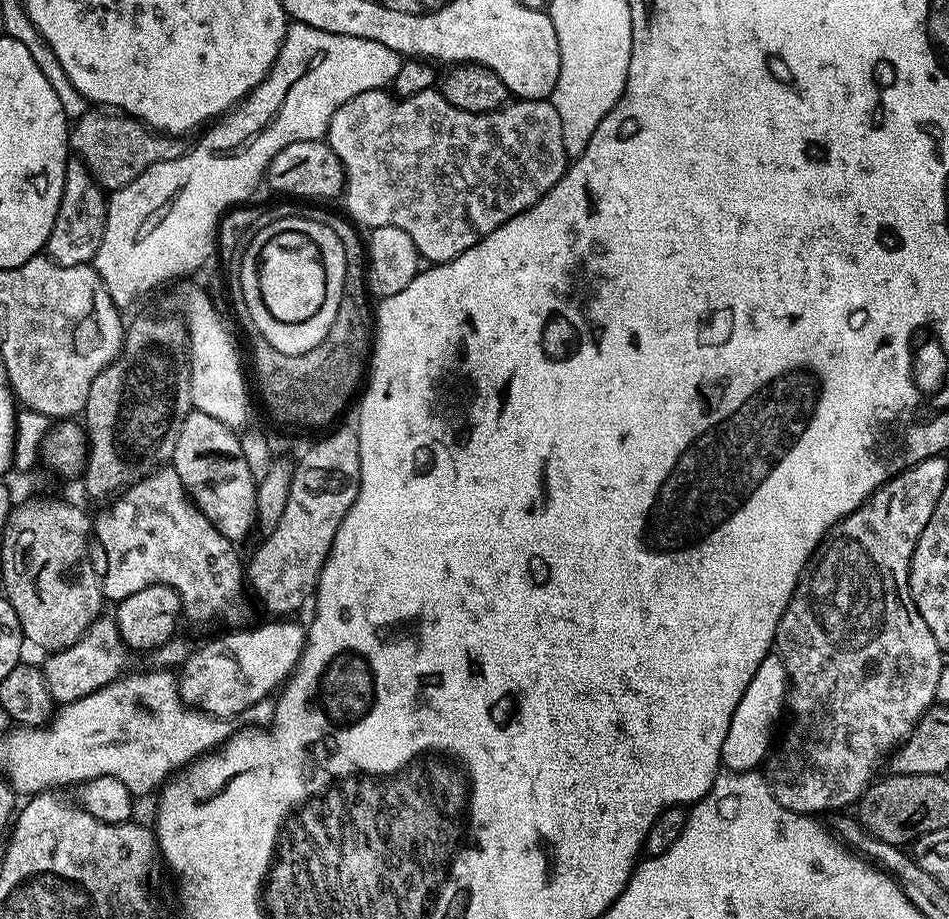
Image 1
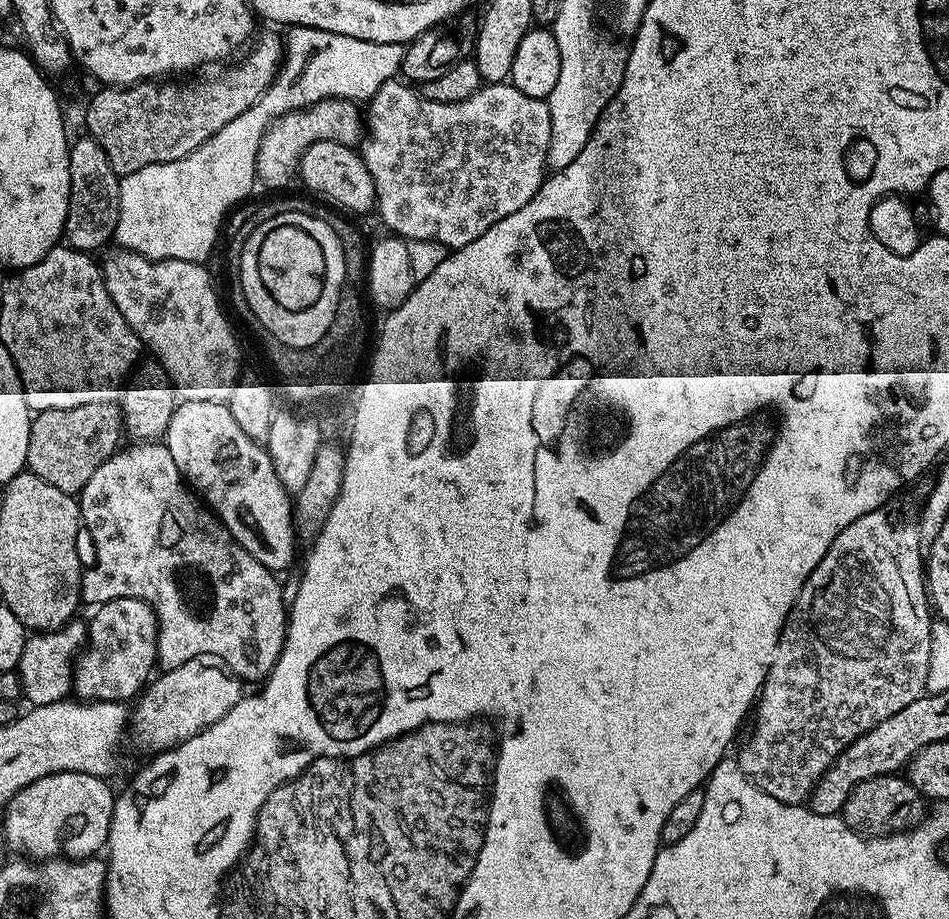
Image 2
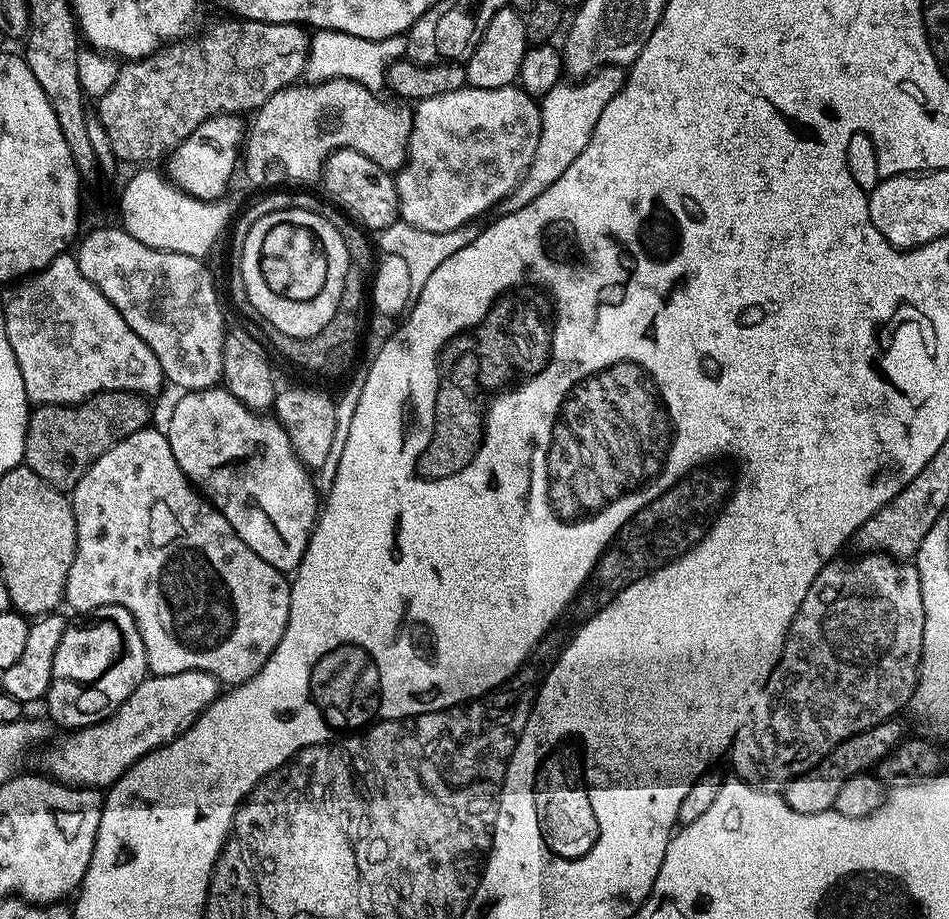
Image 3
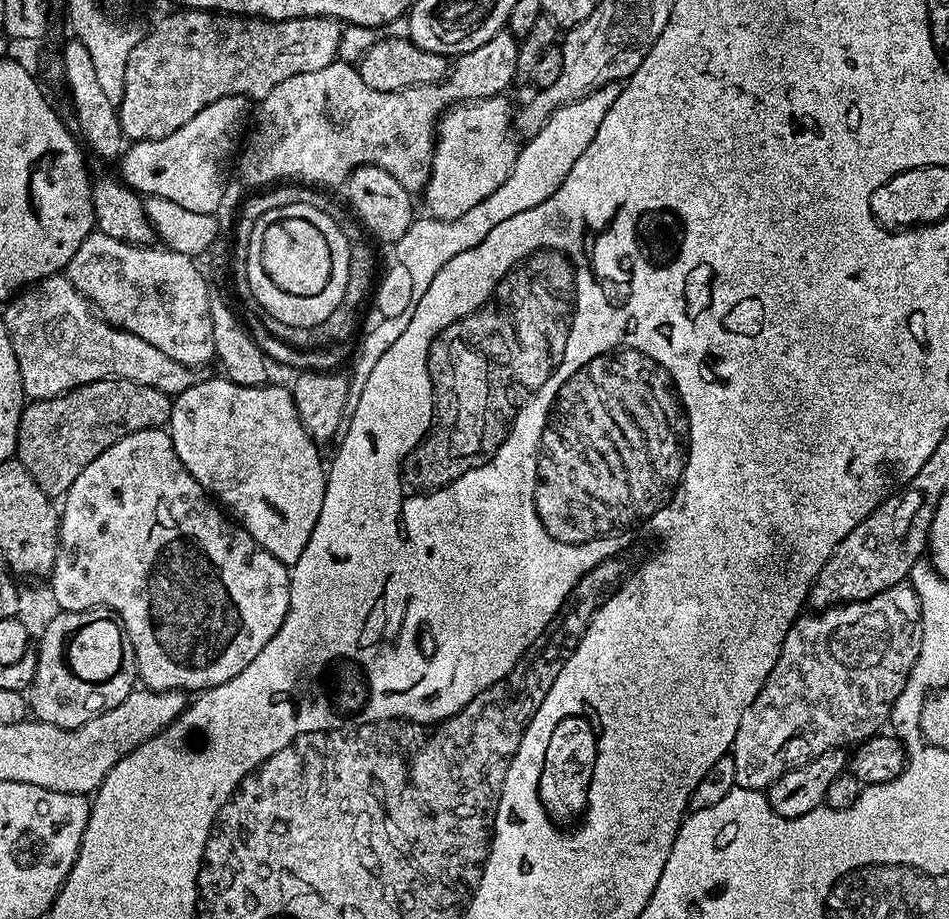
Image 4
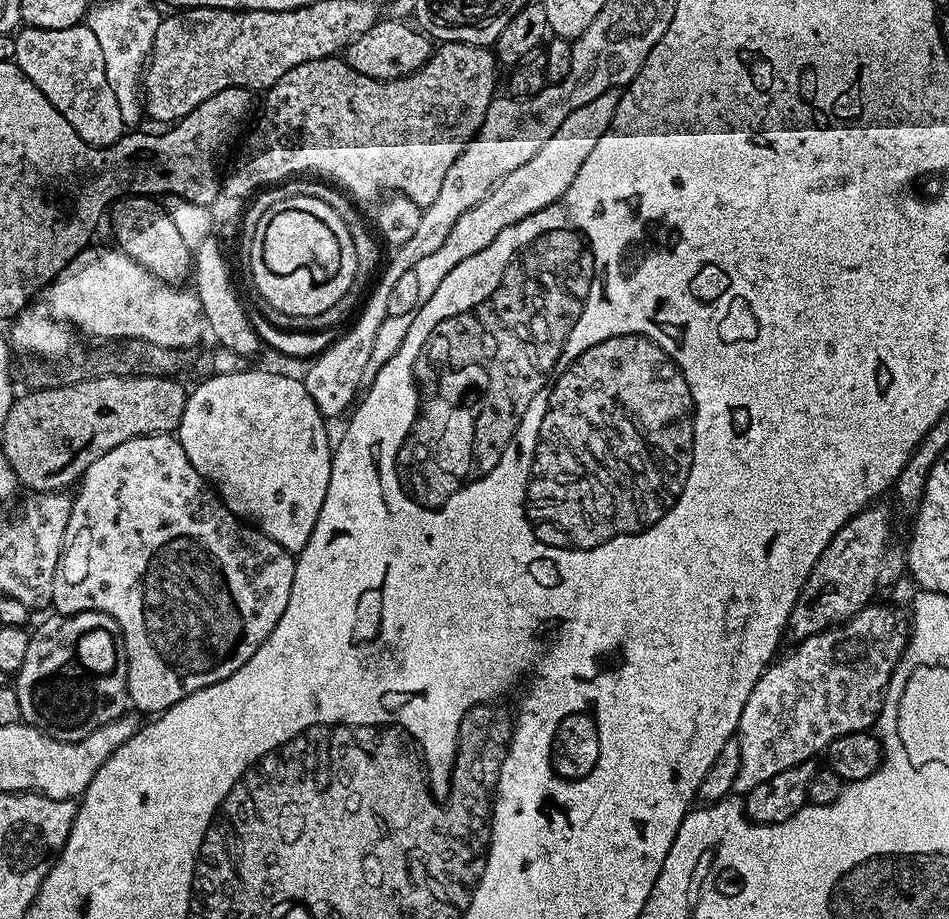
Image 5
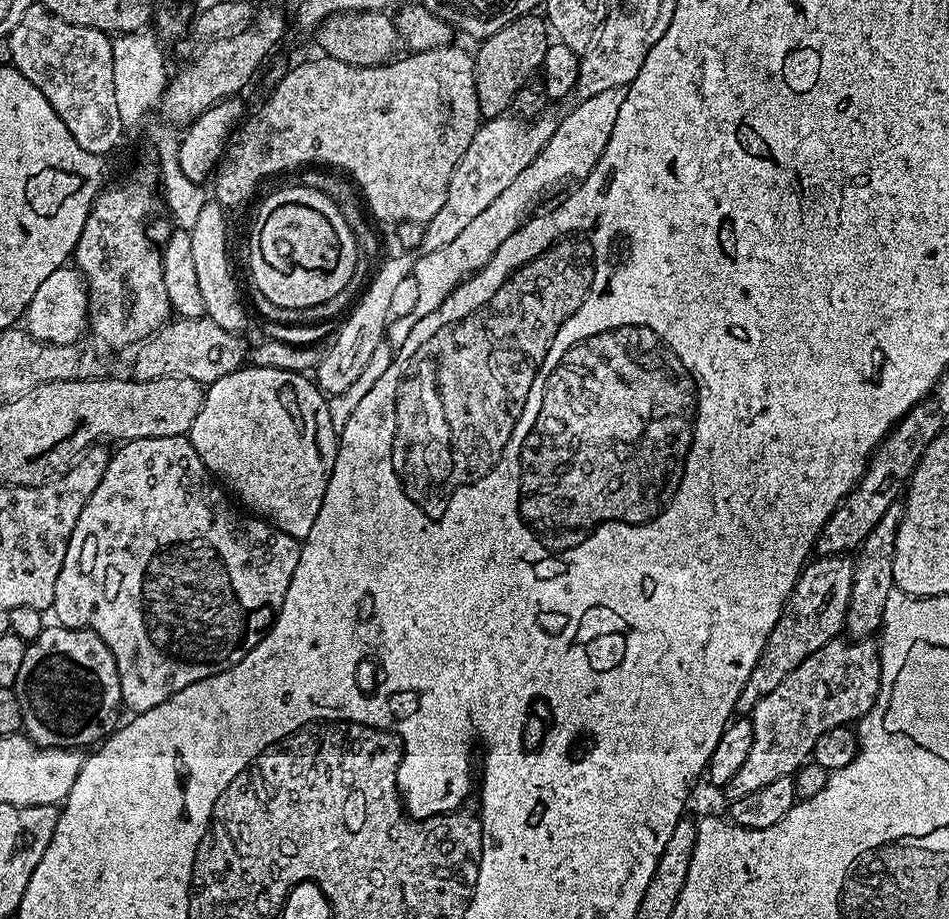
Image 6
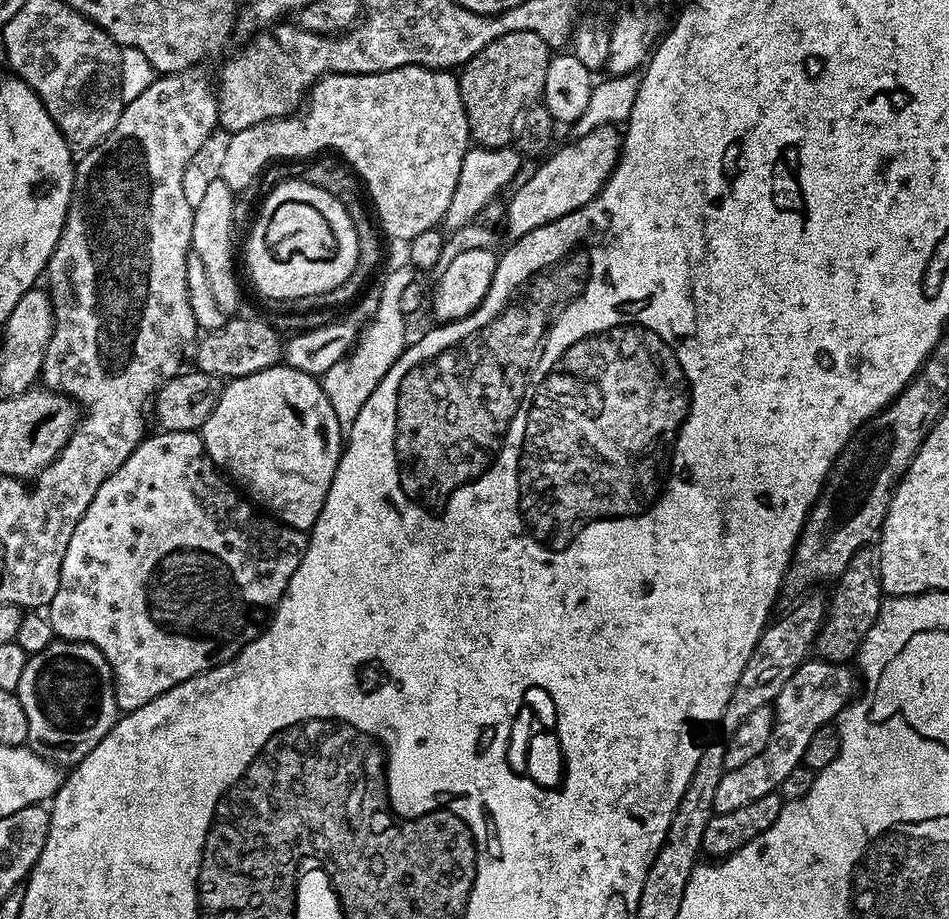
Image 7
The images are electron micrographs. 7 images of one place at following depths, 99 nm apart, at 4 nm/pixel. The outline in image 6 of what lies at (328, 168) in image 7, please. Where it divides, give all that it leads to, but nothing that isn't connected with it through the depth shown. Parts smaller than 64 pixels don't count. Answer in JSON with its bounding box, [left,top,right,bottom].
[252,166,380,324]

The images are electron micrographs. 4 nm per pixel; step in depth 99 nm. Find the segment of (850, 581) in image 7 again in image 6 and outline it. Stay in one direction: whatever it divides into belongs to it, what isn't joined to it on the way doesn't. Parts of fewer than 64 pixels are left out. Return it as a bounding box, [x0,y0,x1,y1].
[844,502,904,640]

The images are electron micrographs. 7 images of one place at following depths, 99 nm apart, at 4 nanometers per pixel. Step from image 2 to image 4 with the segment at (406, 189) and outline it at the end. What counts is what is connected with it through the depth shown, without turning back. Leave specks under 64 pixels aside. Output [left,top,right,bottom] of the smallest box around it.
[422,95,521,220]

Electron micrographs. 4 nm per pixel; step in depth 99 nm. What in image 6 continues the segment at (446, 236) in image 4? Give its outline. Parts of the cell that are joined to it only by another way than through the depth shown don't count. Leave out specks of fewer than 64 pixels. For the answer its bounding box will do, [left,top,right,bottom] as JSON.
[411,88,625,321]

